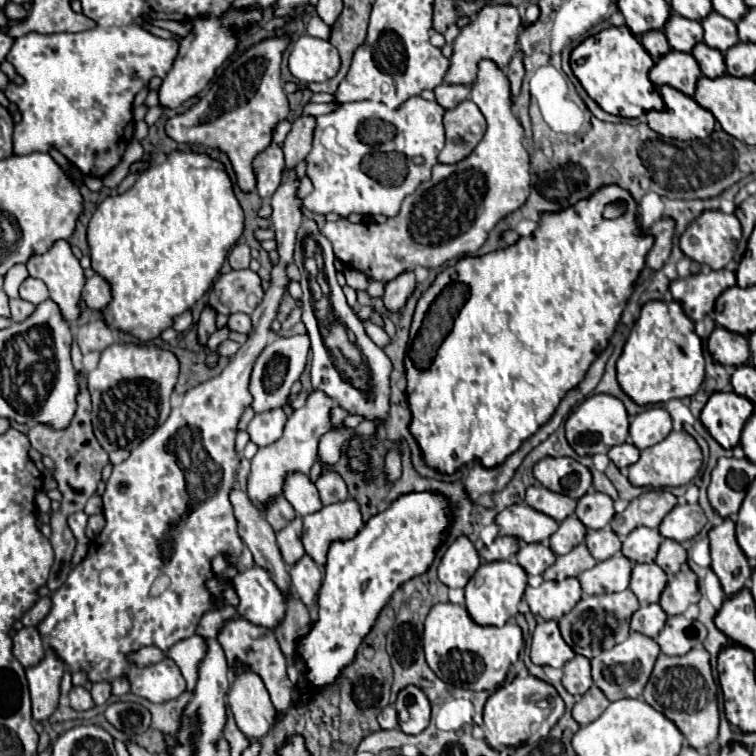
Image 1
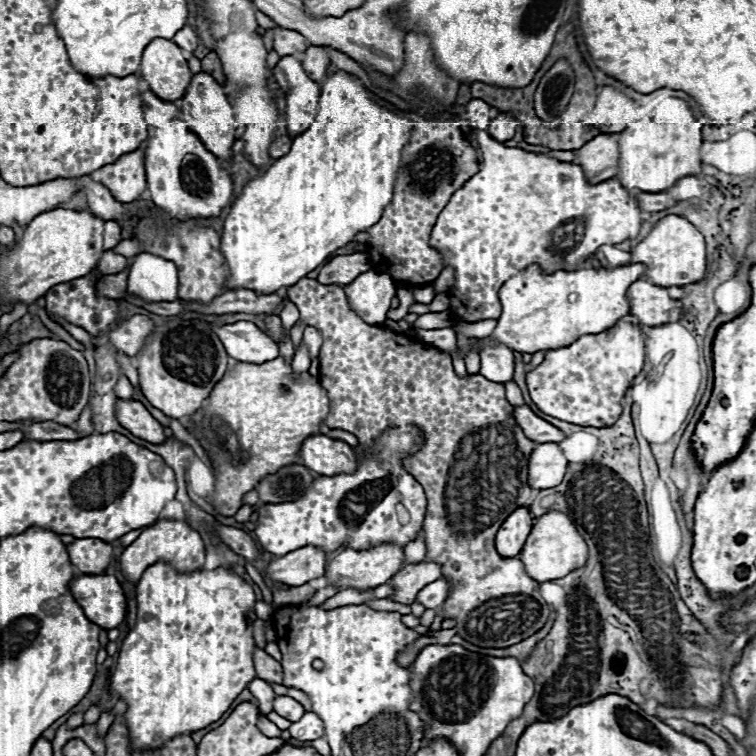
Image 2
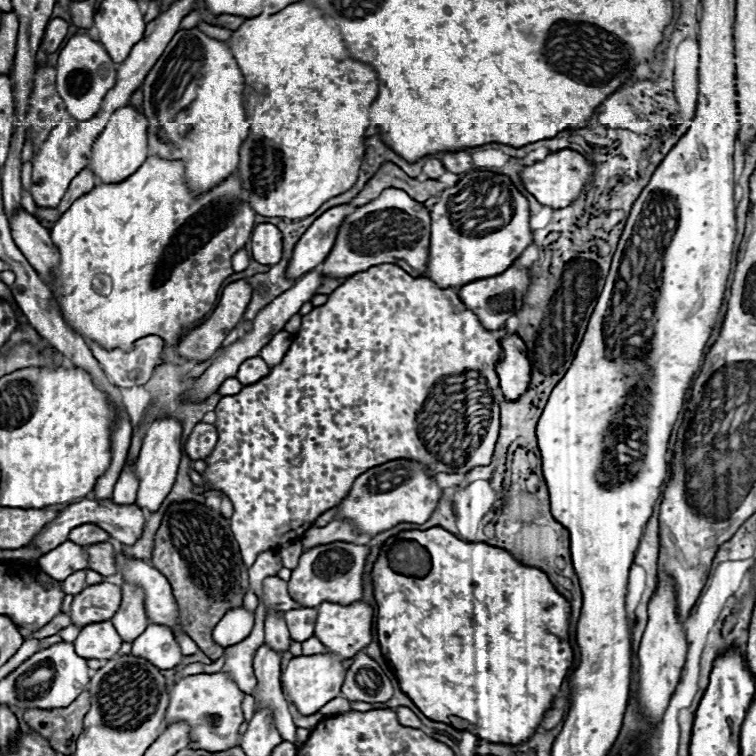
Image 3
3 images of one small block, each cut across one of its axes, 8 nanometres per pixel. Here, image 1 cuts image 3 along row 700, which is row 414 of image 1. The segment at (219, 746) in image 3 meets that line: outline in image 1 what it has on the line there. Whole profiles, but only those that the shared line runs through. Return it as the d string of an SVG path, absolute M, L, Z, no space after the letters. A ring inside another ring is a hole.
M284 170L282 182L278 190L272 194L272 224L276 230L276 242L280 260L272 270L272 282L260 306L252 312L252 332L248 334L248 342L230 358L228 366L220 376L210 378L184 394L184 400L178 408L172 408L168 420L148 436L140 446L136 446L130 456L112 468L112 476L106 482L106 490L102 494L104 500L104 530L90 542L86 558L68 574L66 582L52 594L52 610L40 622L38 632L46 646L50 646L56 656L70 668L70 672L86 672L88 680L94 682L110 682L114 678L128 678L130 692L146 698L150 702L168 702L178 698L186 690L186 680L172 658L164 658L158 664L138 668L126 660L126 654L144 646L158 646L160 650L170 650L176 642L196 634L198 622L206 610L216 610L226 604L238 606L238 594L234 594L232 580L226 582L222 590L222 600L216 602L214 594L206 588L206 582L214 578L212 558L218 554L242 554L242 538L238 538L238 522L234 518L234 508L230 506L230 490L236 486L236 470L240 466L240 456L236 452L236 430L238 420L246 406L250 406L252 396L248 392L248 380L254 366L254 360L274 340L270 330L272 320L278 314L278 304L288 286L286 264L292 262L296 232L302 222L302 200L296 196L298 192L296 170ZM166 448L174 448L168 452ZM208 456L208 458L206 458ZM200 474L200 476L198 476ZM186 478L194 478L194 498L188 492ZM128 484L126 492L120 492L118 486ZM144 504L154 504L154 512L144 512ZM158 578L168 578L168 586L162 594L150 596L150 588Z

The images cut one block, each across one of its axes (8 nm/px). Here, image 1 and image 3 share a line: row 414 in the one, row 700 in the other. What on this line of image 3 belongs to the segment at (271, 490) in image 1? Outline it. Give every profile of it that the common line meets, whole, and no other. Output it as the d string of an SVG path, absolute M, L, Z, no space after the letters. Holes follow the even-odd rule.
M314 654L314 656L298 656L292 658L282 672L282 688L290 702L298 708L300 714L312 716L316 714L324 704L340 696L340 688L344 682L346 670L342 668L342 662L334 654Z

